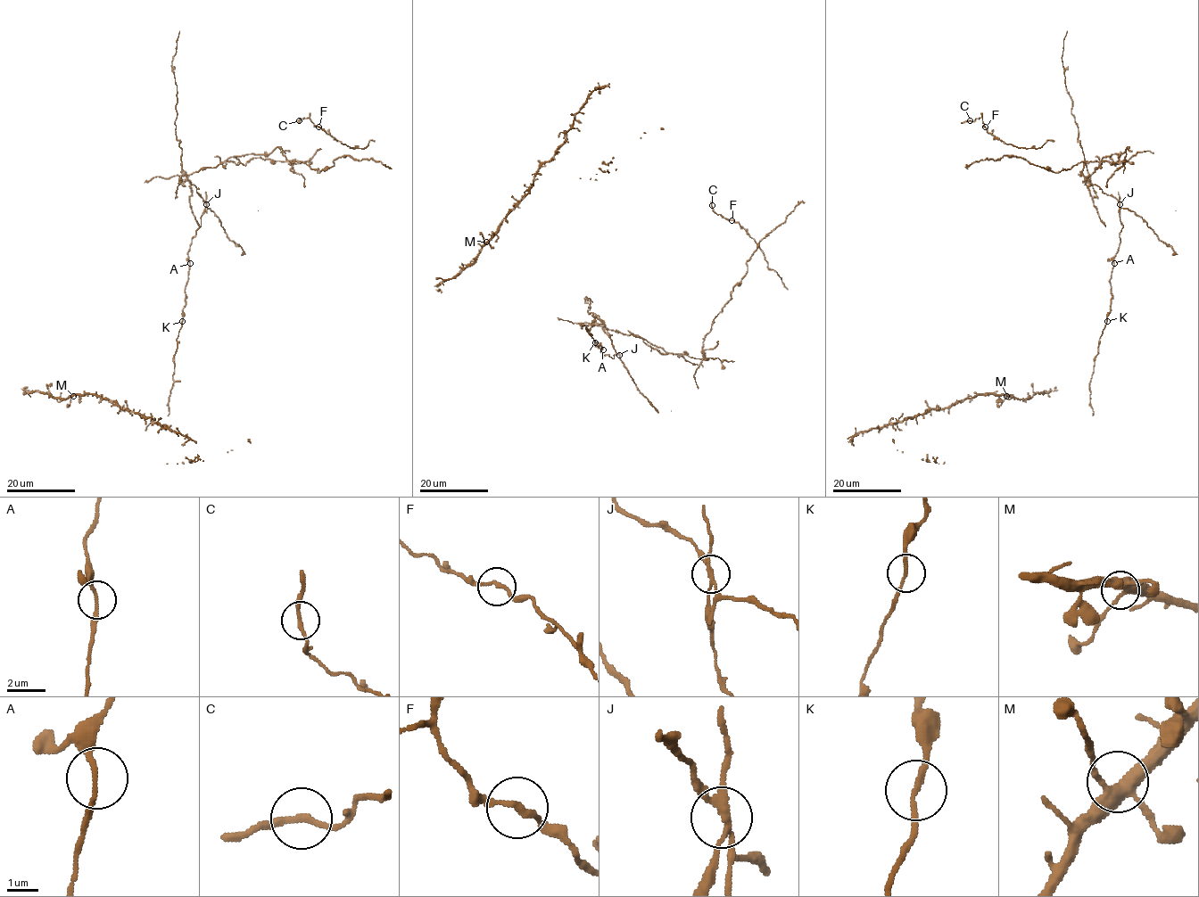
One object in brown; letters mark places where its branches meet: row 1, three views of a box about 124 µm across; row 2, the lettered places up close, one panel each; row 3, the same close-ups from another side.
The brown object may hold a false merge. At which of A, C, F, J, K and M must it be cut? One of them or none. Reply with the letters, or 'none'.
J

